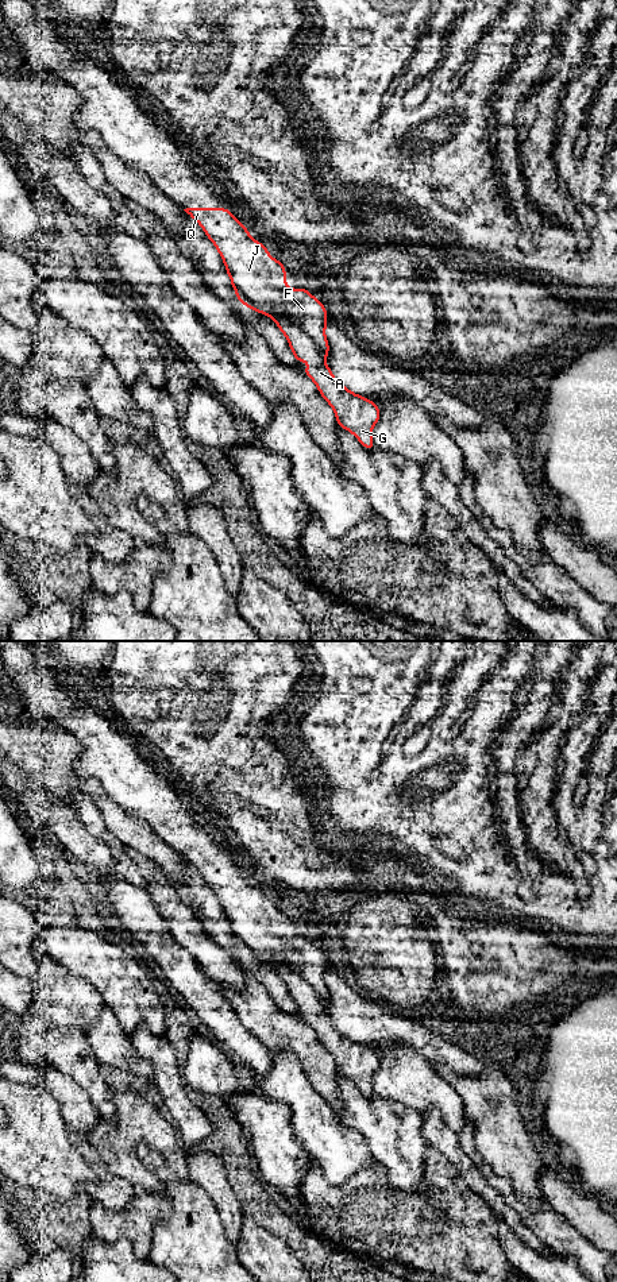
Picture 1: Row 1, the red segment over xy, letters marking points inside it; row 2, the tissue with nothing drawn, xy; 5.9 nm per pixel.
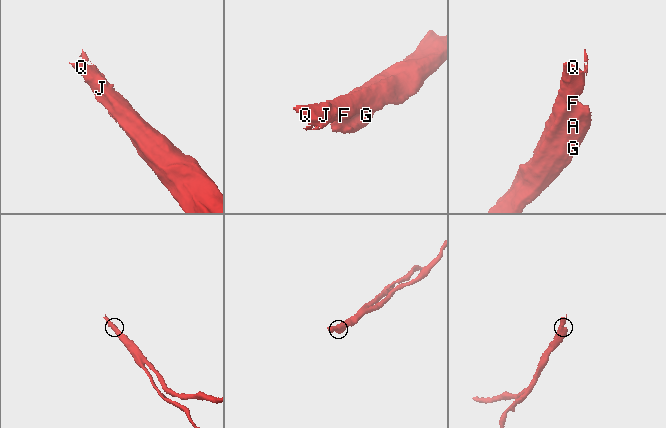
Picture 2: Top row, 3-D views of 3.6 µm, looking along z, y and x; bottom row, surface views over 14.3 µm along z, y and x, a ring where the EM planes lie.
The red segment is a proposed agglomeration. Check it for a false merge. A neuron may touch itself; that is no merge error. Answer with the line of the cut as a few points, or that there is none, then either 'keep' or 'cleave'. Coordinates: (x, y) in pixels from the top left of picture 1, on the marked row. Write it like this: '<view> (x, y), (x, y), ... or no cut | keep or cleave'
xy (270, 313), (281, 311), (286, 315), (315, 343), (324, 356) | cleave

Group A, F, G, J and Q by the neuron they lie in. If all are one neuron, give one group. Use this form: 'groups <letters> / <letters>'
groups A G / F J Q

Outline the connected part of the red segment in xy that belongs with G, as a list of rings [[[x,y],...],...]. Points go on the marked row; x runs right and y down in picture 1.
[[[274,310],[271,318],[288,339],[296,362],[311,363],[304,374],[315,382],[321,397],[333,409],[339,428],[351,432],[365,448],[374,449],[371,430],[381,418],[379,408],[371,399],[346,389],[332,375],[331,368],[325,364],[325,356],[300,325],[281,310]]]

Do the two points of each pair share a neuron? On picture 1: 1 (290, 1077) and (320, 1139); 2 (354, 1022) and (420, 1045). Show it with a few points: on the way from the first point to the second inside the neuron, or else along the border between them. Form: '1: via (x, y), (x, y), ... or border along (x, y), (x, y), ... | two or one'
1: via (297, 1092), (307, 1103), (316, 1124) | one
2: via (370, 1023), (382, 1028), (404, 1030) | one

